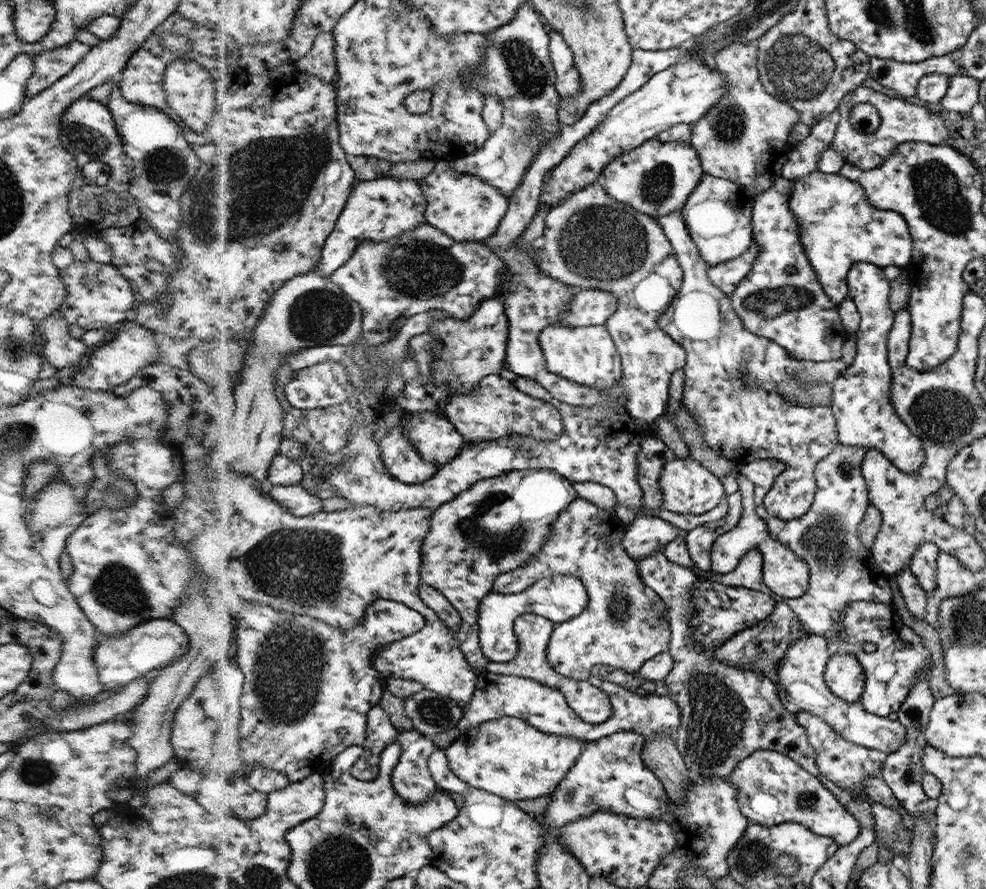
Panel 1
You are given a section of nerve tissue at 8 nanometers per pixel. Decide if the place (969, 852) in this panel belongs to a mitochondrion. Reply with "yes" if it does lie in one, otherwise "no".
yes

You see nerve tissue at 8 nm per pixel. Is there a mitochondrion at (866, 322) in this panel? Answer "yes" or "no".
no

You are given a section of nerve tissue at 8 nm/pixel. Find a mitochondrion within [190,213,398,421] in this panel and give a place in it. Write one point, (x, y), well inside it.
(317, 316)

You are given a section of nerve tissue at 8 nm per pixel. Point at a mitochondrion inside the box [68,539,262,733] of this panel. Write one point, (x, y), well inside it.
(118, 589)

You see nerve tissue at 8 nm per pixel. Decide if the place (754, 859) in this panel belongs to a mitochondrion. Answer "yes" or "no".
yes

